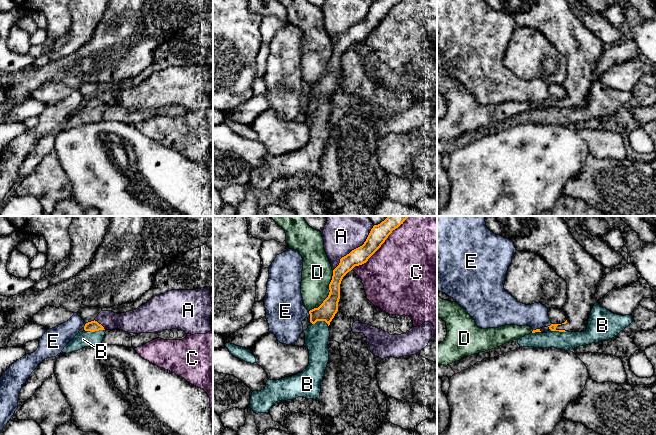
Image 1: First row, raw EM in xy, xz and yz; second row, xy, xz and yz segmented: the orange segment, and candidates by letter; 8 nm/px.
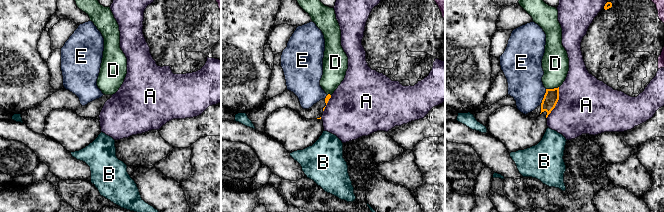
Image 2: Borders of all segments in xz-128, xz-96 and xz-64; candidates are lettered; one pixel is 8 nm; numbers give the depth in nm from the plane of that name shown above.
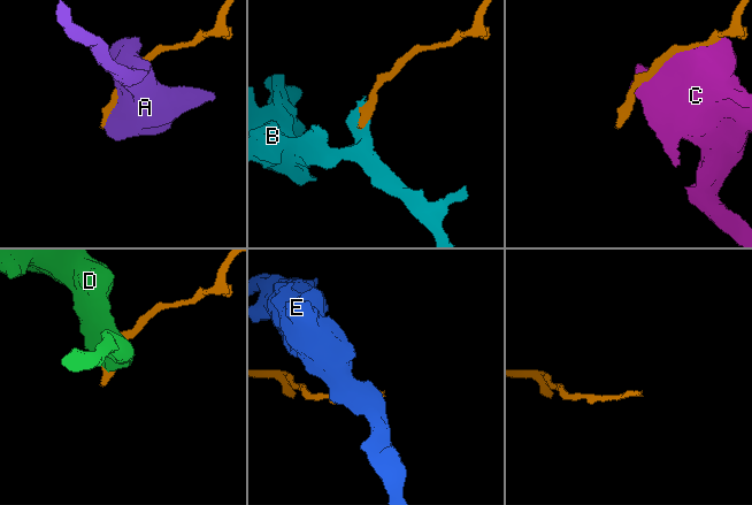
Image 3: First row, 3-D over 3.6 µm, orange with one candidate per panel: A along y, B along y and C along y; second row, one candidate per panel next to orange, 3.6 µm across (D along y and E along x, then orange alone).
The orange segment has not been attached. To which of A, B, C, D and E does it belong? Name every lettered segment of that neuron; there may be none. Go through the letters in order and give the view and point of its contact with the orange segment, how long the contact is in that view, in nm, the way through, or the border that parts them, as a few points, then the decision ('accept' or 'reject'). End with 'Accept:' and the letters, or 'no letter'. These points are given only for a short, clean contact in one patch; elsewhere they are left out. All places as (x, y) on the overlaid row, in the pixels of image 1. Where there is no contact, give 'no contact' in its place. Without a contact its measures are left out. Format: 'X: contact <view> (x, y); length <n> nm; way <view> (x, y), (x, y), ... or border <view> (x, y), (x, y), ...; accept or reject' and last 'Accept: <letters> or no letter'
A: contact xz (356, 248); length 500 nm; reject
B: contact xy (94, 331); length 170 nm; border xy (84, 329), (90, 331), (104, 330); reject
C: contact xz (381, 244); length 650 nm; reject
D: contact xz (329, 293); length 380 nm; border xz (333, 270), (328, 296), (317, 307), (309, 311); reject
E: contact yz (550, 325); length 50 nm; border yz (551, 323), (547, 326); reject
Accept: no letter

